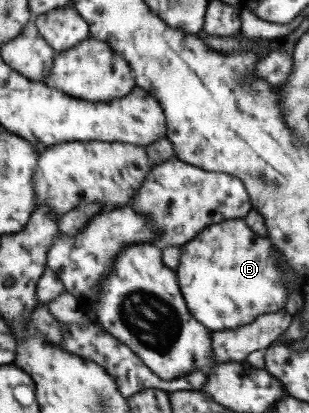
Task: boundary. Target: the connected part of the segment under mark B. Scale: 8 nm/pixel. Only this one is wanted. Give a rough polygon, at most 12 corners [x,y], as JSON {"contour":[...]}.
{"contour":[[243,218],[207,225],[175,269],[212,332],[284,310],[279,253]]}

